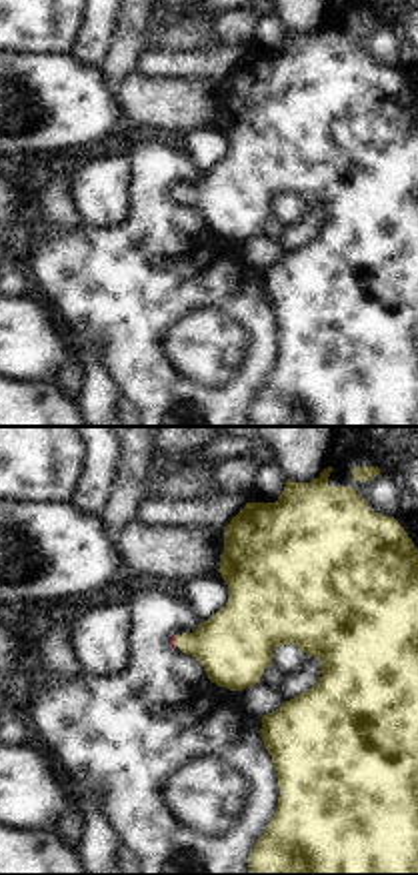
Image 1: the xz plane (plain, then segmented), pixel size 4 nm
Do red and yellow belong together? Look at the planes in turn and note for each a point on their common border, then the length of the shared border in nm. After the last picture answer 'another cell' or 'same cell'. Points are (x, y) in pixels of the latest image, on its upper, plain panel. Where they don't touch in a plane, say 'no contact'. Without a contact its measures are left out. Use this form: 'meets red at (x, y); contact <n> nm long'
meets red at (176, 193); contact 60 nm long

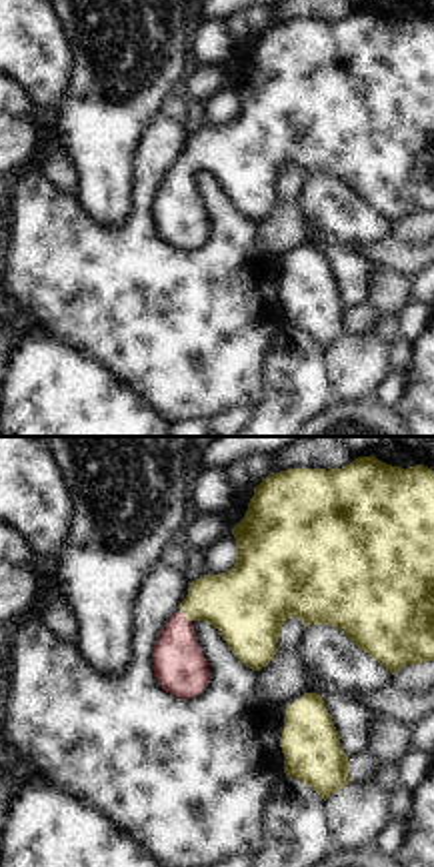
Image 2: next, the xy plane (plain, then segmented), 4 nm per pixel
meets red at (184, 169); contact 60 nm long

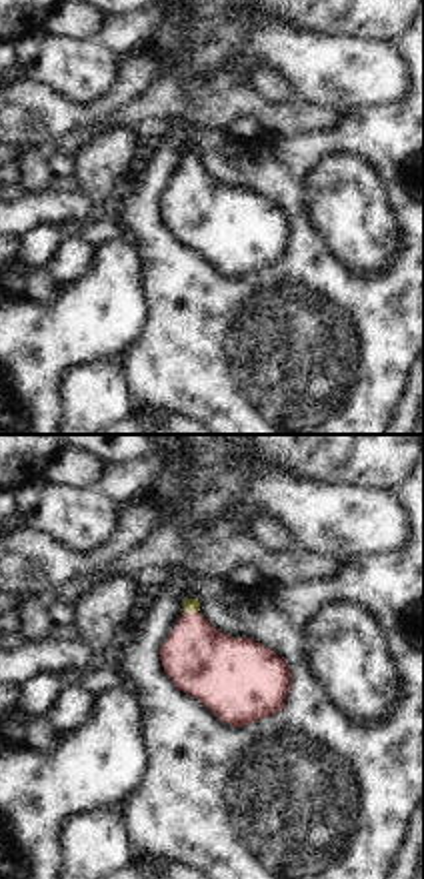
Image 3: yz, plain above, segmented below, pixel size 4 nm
meets red at (190, 165); contact 60 nm long

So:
same cell

